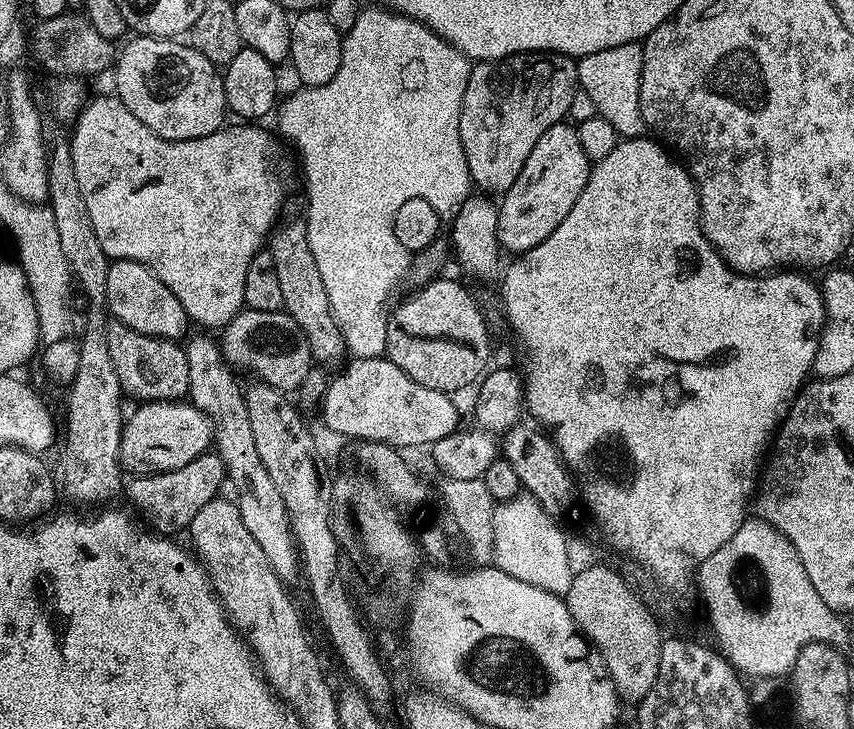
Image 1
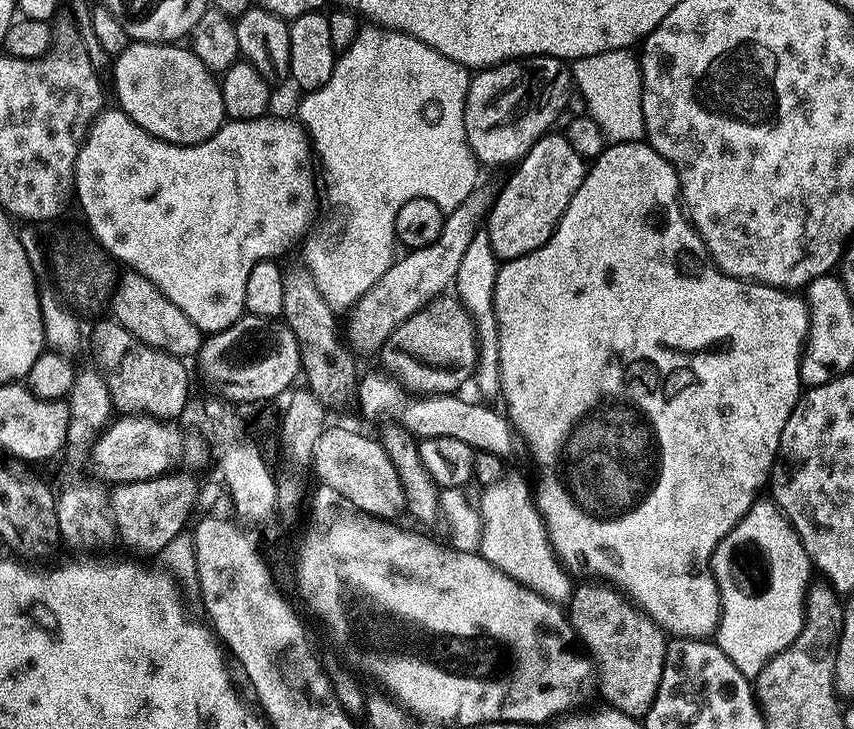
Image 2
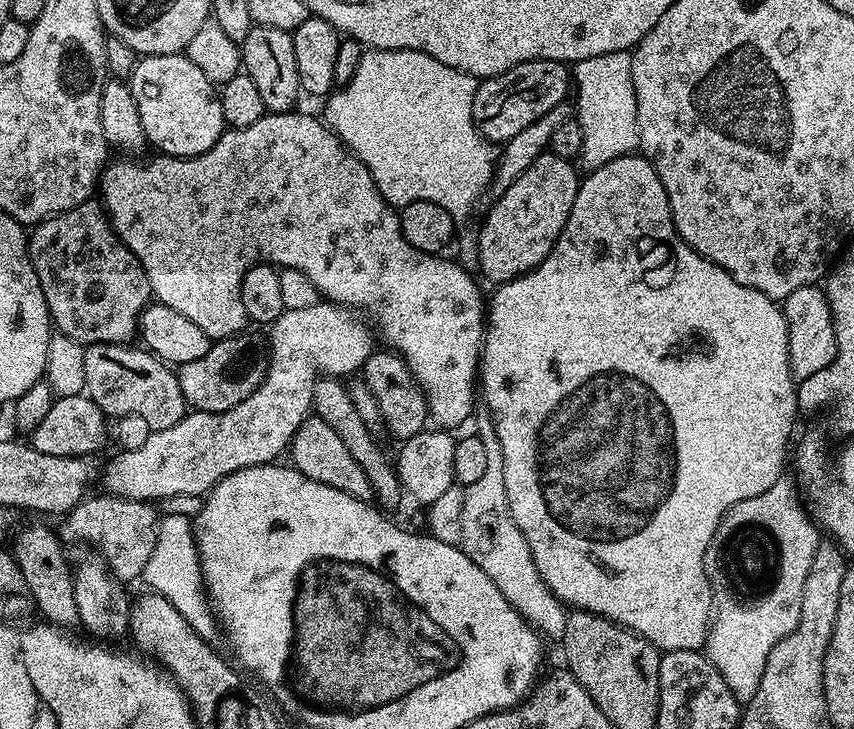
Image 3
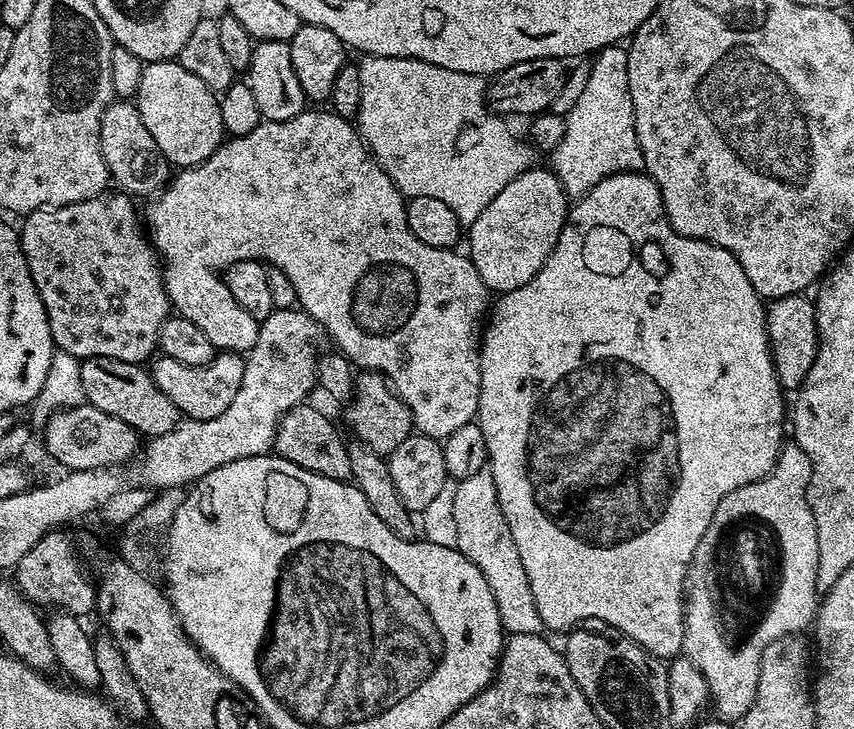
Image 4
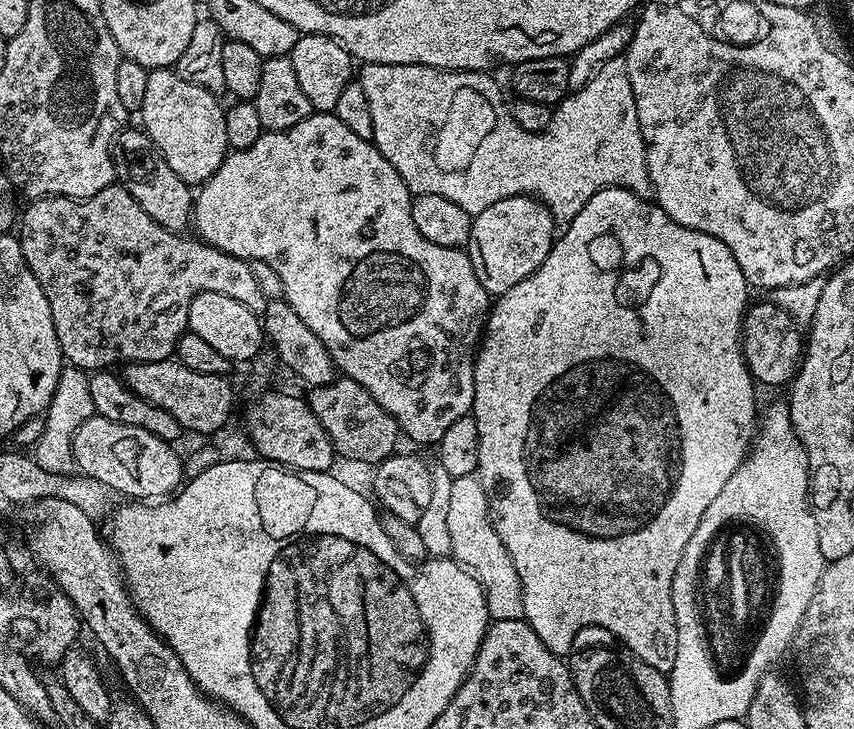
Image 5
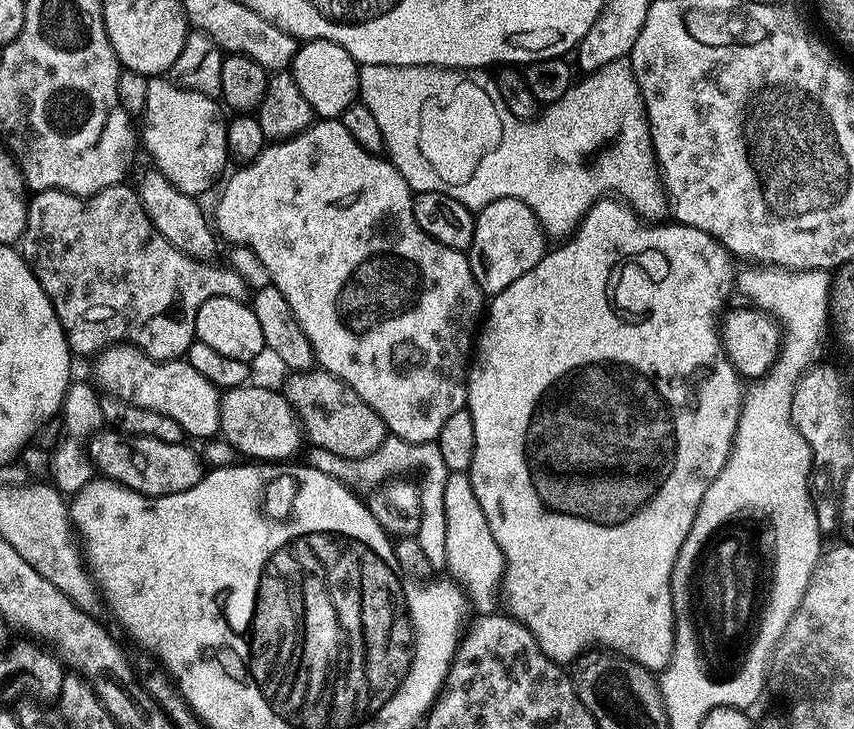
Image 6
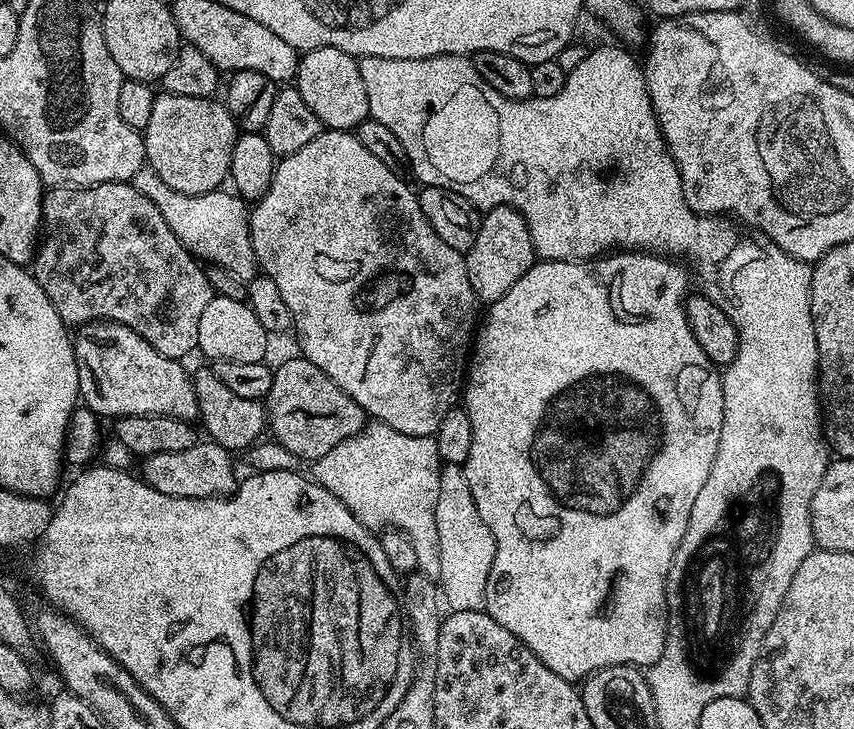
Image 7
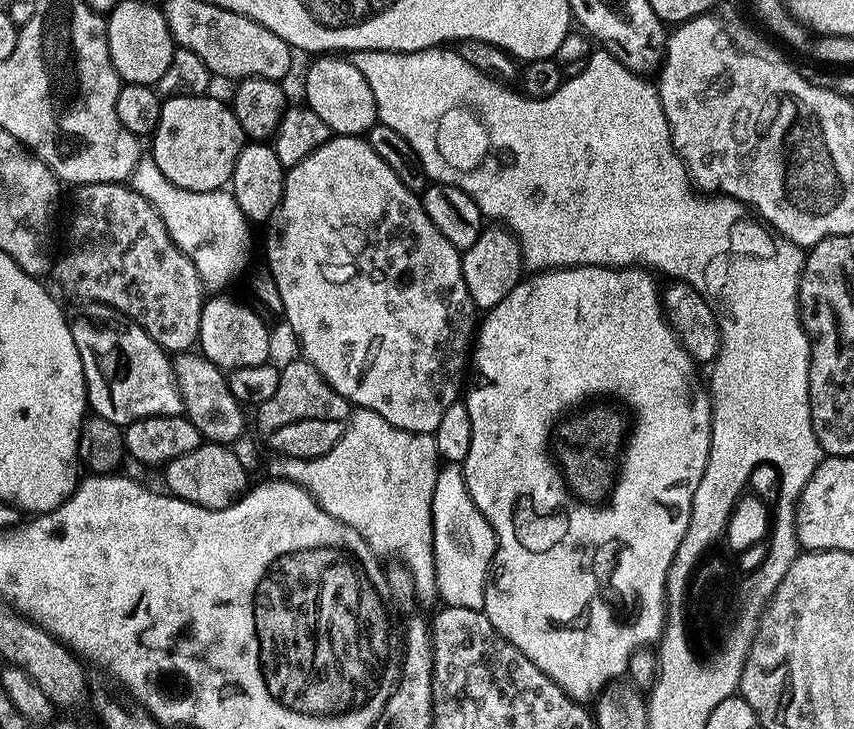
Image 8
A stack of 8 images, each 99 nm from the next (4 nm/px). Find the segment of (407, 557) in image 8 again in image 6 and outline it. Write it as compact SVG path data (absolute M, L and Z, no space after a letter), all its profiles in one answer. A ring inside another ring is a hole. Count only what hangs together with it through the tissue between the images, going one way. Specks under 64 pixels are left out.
M387 435L383 443L368 456L360 460L346 458L327 452L321 448L312 448L306 457L311 467L322 470L322 474L330 474L341 484L353 489L372 488L376 490L387 480L402 478L404 474L422 472L422 490L420 489L420 522L416 539L429 559L433 571L441 571L446 566L446 520L444 512L444 487L448 478L448 467L442 459L442 452L438 450L435 441L430 443L408 443L394 435Z

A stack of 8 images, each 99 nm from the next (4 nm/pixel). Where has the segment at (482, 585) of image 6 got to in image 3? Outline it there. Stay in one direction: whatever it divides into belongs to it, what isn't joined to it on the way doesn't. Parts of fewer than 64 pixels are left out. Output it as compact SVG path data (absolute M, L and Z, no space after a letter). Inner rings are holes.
M487 406L477 407L474 416L477 419L475 435L482 438L482 447L486 450L486 470L479 476L478 482L463 489L461 540L458 546L472 559L474 566L478 566L478 570L482 570L482 574L486 574L486 578L490 578L490 582L502 590L504 597L539 631L545 641L563 641L569 609L552 593L550 586L546 586L542 574L538 574L534 554L530 554L530 546L508 509L502 442L498 442L490 410Z

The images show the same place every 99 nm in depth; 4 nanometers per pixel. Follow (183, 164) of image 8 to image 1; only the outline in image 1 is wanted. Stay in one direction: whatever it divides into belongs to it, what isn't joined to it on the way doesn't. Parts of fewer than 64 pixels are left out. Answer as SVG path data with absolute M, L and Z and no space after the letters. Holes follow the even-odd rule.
M163 36L131 37L125 48L119 49L114 61L114 73L116 72L115 95L138 118L138 122L146 122L154 134L158 134L167 140L193 140L194 138L206 138L206 134L214 134L218 129L225 127L226 105L224 102L224 77L221 69L210 62L191 43L181 42L176 38Z

